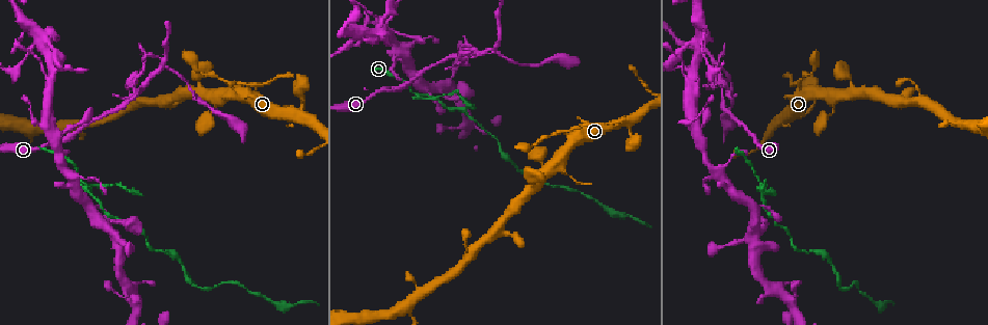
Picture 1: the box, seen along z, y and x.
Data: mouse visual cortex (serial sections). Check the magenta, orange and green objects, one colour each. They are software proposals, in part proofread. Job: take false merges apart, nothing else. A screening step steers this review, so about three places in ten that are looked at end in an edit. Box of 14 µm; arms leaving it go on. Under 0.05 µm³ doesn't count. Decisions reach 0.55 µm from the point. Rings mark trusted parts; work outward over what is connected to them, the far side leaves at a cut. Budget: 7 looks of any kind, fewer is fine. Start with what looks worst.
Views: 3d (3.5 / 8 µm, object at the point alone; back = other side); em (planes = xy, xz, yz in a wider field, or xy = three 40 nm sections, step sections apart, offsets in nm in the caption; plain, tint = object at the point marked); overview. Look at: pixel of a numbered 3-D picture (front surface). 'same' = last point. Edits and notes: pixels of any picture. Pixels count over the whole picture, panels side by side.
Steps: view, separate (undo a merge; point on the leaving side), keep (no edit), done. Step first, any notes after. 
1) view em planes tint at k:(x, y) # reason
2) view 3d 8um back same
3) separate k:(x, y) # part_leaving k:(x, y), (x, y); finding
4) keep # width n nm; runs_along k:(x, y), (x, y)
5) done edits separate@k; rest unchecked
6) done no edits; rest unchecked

view 3d 3.5um at 1:(163, 66) # four arms meet

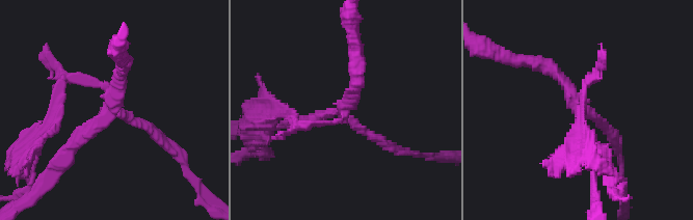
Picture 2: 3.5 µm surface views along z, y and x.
view em planes tint at 2:(342, 114) # arms 4; arm_widths 100, 150, 150, 200 nm; shape alone is not enough

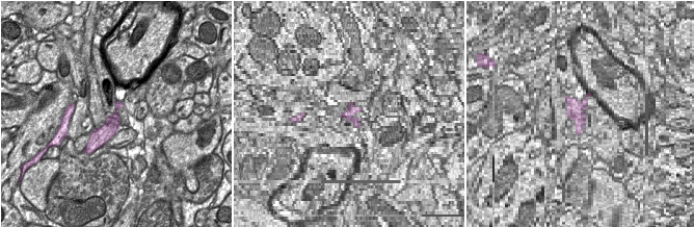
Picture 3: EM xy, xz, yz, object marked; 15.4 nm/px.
separate 2:(74, 80) # part_leaving 2:(120, 112), (145, 125), (184, 166); a second cell is stuck on

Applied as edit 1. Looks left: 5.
view overview # redraw

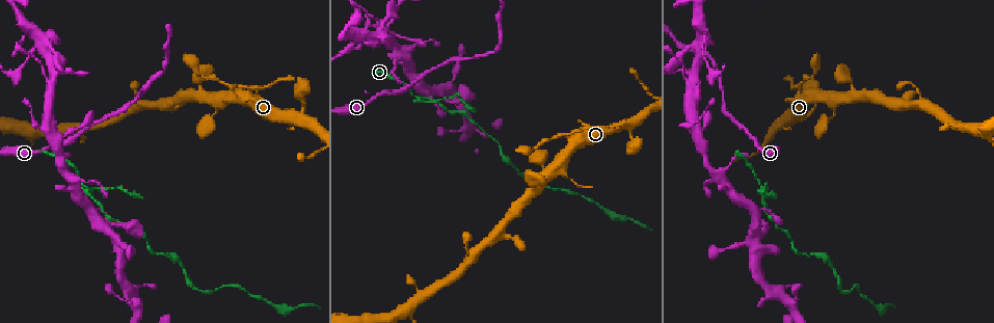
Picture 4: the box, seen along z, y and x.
view 3d 3.5um at 4:(419, 101) # a narrow waist

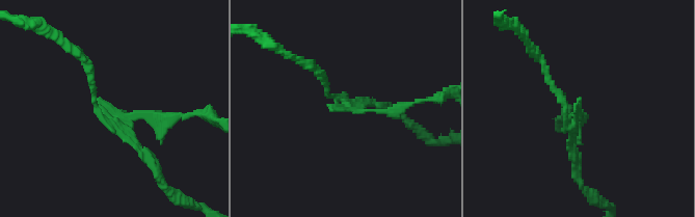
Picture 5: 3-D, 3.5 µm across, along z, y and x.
separate 5:(167, 125) # part_leaving 5:(117, 118), (124, 115), (210, 115), (213, 118); a second cell is stuck on

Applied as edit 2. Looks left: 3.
done edits separate@2, separate@5; rest unchecked

